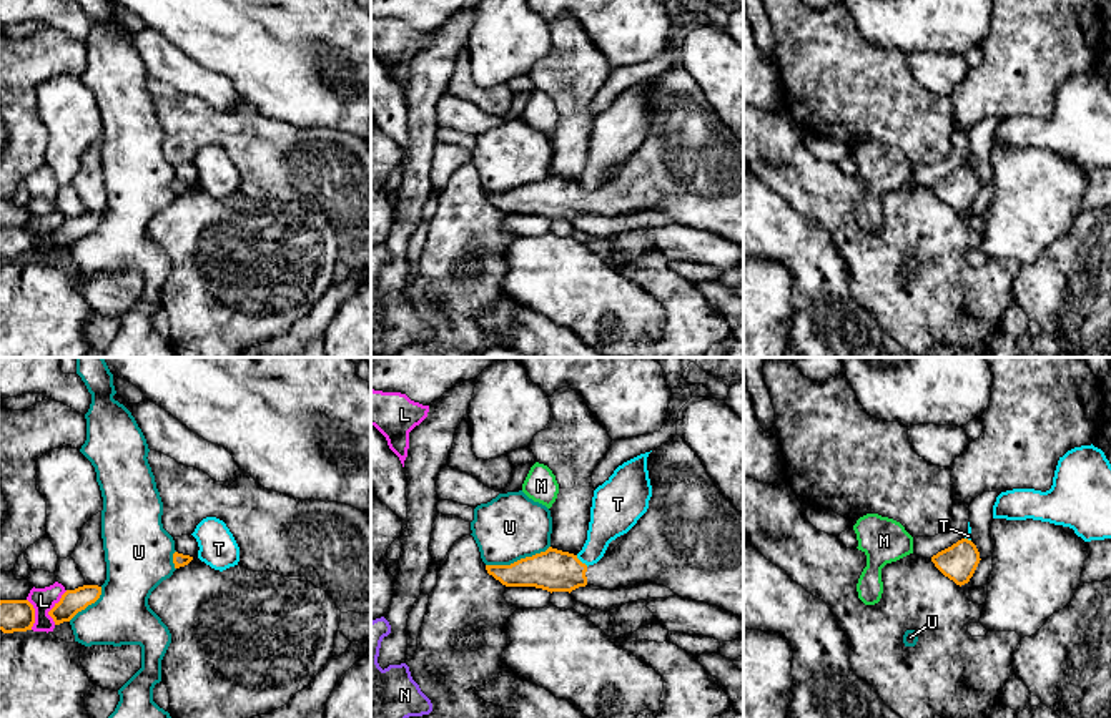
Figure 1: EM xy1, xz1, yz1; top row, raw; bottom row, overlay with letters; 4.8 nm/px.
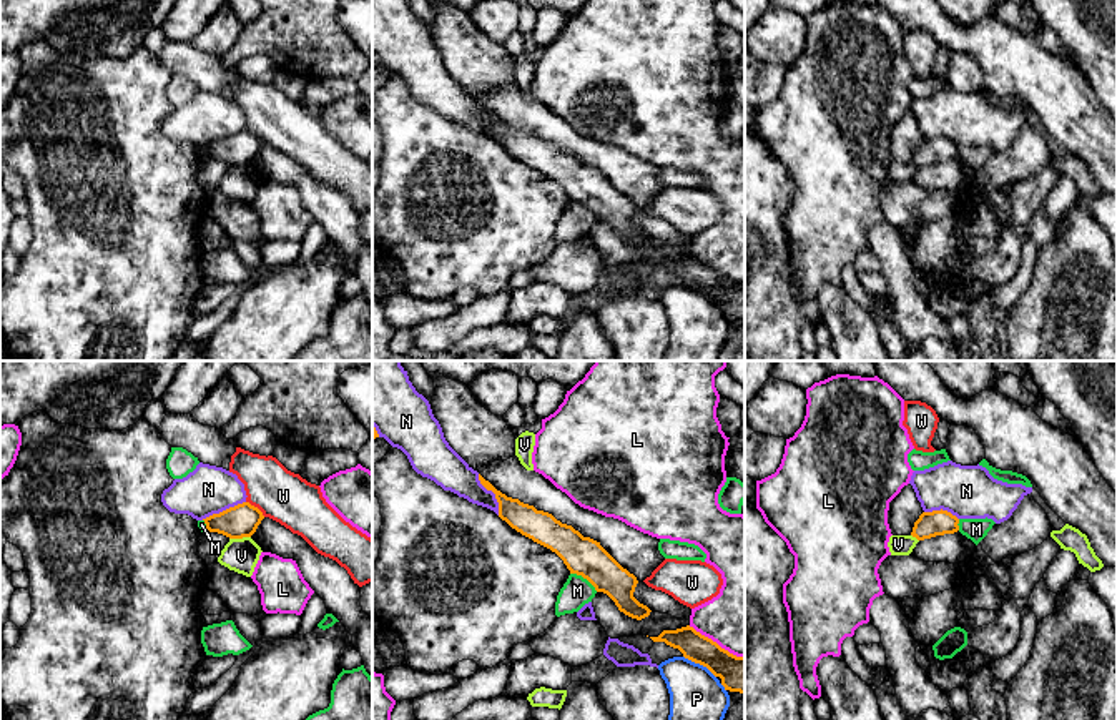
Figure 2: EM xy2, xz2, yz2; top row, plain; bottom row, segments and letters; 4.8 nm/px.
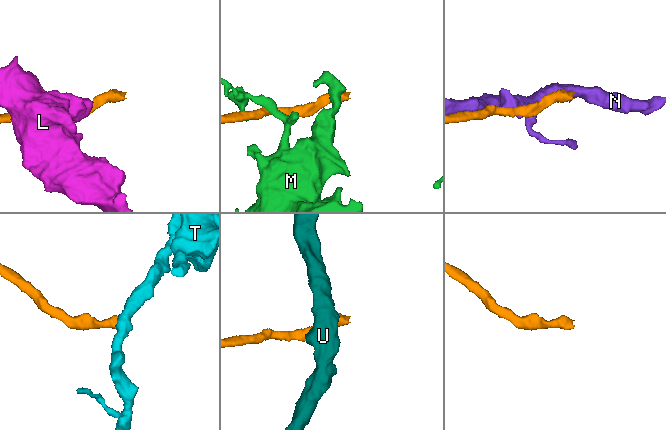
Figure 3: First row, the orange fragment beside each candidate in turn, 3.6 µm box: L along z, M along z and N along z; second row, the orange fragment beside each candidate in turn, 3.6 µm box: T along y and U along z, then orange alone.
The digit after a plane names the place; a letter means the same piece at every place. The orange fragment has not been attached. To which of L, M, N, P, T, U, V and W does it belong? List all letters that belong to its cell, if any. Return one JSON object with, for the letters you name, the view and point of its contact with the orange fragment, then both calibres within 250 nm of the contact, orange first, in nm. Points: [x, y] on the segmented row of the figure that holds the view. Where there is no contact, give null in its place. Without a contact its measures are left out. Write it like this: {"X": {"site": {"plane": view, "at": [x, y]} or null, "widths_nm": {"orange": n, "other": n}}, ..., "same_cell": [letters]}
{"same_cell": []}

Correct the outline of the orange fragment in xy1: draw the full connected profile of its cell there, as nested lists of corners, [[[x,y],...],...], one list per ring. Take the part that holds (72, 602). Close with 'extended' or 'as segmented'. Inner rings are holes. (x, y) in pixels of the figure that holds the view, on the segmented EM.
[[[83,585],[75,590],[67,590],[60,602],[48,612],[55,625],[70,622],[78,612],[85,610],[88,605],[95,603],[101,595],[101,587]]]; as segmented

